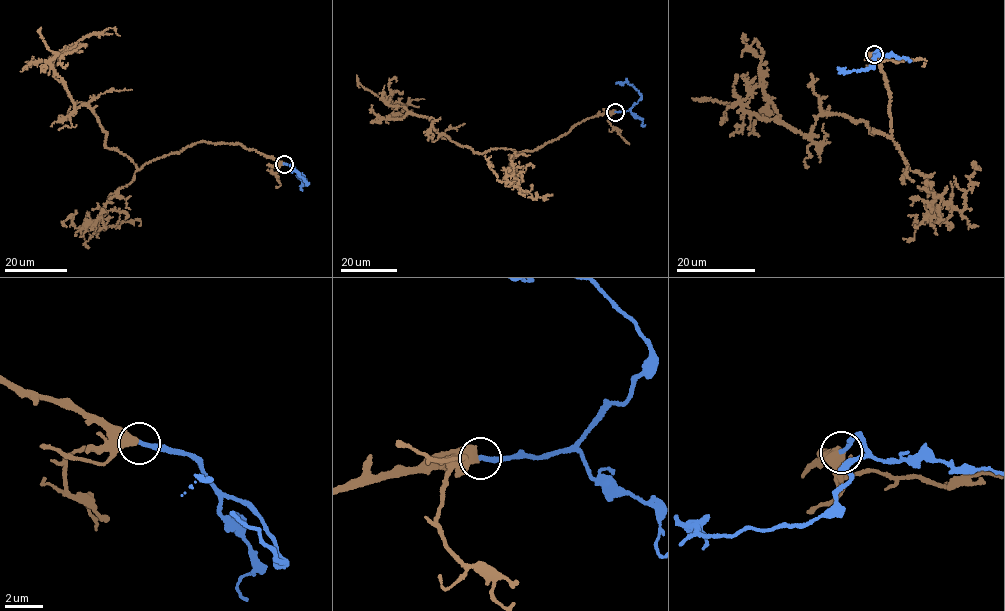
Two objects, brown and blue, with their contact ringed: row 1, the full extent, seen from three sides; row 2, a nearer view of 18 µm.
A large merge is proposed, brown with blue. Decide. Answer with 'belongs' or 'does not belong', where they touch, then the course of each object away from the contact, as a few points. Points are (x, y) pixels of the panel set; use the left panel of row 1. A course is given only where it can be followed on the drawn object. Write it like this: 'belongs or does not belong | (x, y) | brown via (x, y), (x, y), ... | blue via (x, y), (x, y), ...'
belongs | (284, 164) | brown via (283, 164), (209, 142), (139, 169), (106, 147), (89, 107), (73, 111), (53, 60), (93, 33), (119, 36) | blue via (283, 164), (292, 166), (307, 183), (289, 165)

